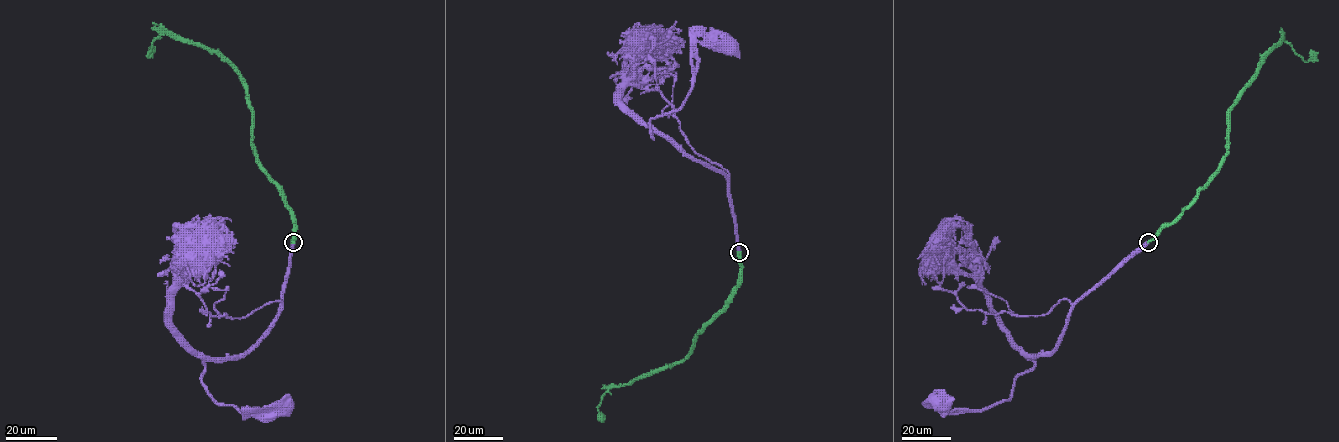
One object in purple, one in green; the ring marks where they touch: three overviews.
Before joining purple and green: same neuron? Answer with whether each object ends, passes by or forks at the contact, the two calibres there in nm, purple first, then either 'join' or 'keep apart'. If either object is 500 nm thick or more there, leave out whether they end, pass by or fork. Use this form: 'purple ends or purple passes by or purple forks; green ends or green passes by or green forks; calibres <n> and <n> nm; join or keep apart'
calibres 750 and 750 nm; join

